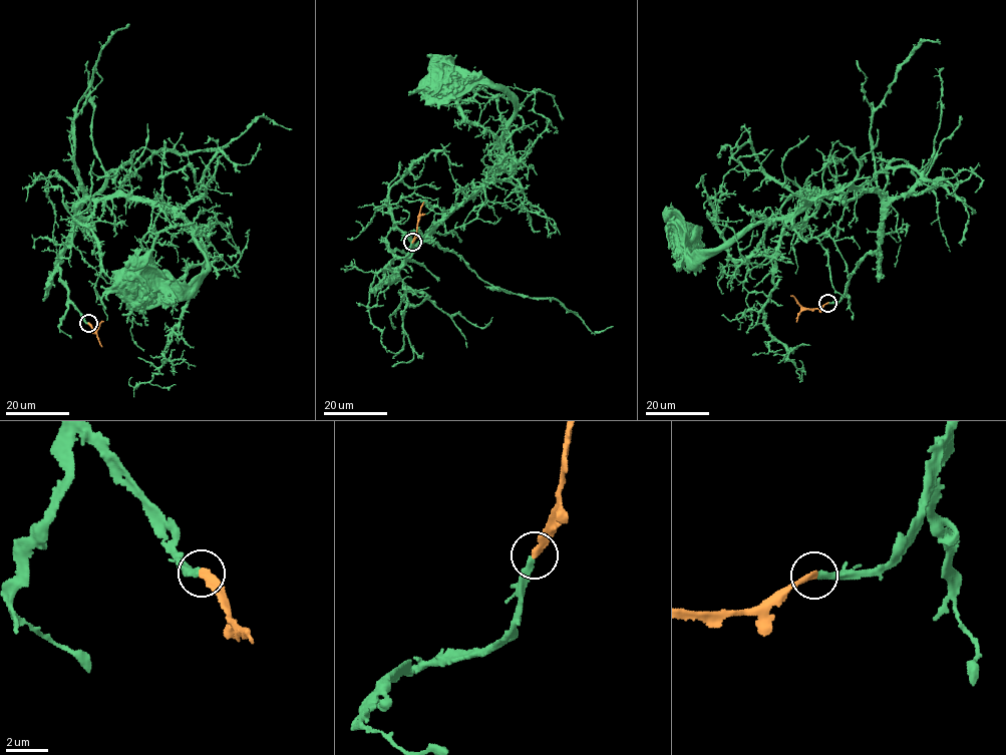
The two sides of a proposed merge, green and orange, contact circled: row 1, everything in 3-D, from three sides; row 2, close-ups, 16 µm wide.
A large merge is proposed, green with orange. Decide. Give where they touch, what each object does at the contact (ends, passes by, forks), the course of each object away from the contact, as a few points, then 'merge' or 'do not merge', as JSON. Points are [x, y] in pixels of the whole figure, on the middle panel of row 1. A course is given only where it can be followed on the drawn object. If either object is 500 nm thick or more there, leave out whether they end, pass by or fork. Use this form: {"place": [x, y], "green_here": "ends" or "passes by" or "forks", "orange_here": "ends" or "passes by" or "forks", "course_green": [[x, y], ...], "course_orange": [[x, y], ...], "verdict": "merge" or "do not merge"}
{"place": [412, 242], "green_here": "ends", "orange_here": "ends", "course_green": [[411, 243], [382, 281], [495, 172], [514, 112], [515, 101], [486, 82], [436, 89]], "course_orange": [[412, 243], [423, 202]], "verdict": "merge"}

